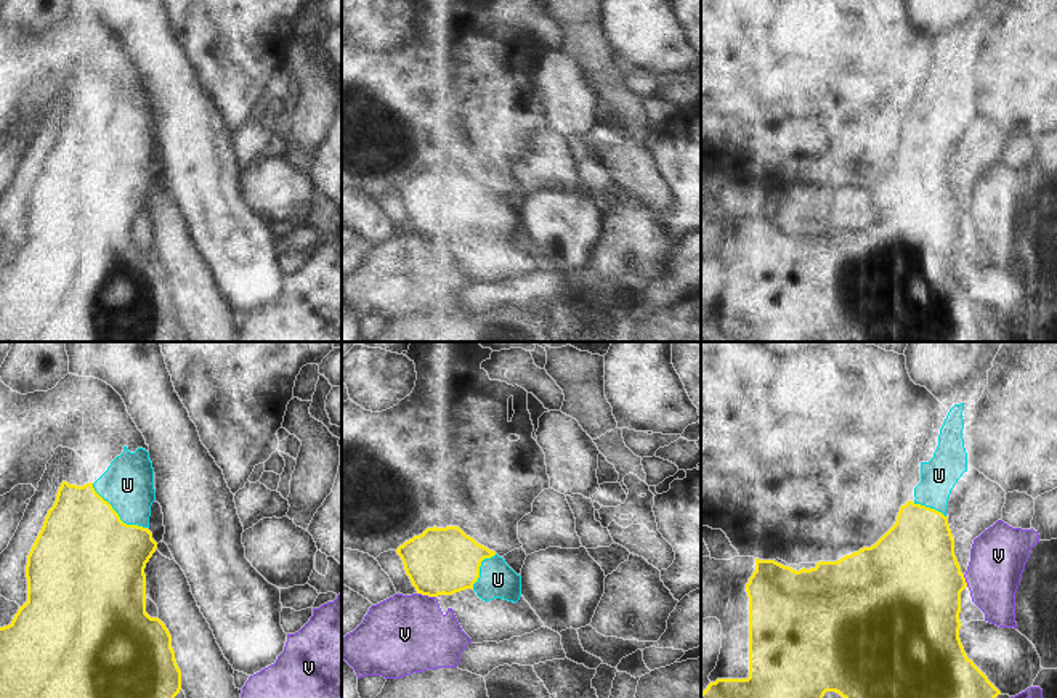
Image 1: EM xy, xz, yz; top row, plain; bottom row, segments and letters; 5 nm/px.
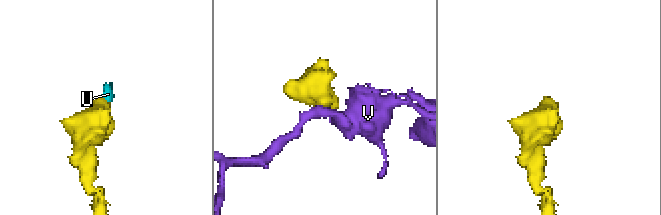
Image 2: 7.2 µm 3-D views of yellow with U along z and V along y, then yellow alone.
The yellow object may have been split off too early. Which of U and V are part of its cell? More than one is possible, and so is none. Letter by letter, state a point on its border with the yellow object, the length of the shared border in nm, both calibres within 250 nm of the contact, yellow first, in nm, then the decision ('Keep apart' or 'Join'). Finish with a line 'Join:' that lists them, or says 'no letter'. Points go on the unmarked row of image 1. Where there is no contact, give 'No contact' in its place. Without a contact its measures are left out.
U: Touches yellow at xy (117, 154). Shared border 360 nm. Thickness 480 nm (yellow) against 260 nm. Join
V: Touches yellow at xz (427, 235). Shared border 100 nm. Thickness 340 nm (yellow) against 400 nm. Keep apart
Join: U

